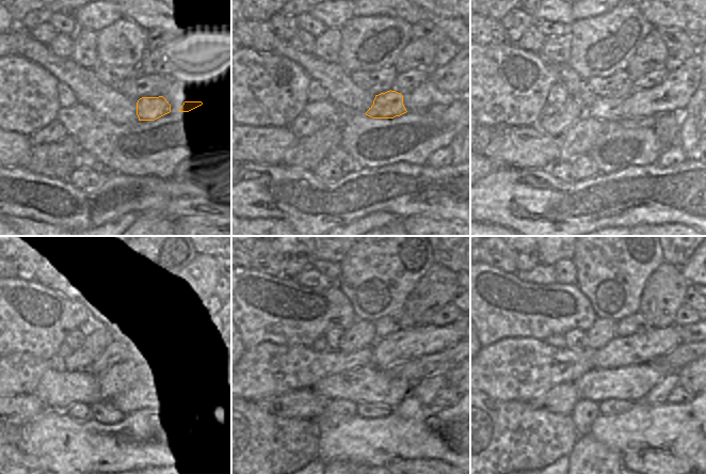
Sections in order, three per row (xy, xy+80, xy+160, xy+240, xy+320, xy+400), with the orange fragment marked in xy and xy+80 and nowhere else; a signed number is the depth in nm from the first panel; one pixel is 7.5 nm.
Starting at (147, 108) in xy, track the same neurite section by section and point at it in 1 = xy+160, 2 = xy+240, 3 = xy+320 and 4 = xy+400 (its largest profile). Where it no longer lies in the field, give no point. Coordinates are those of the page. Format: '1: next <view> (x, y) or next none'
1: next xy+160 (604, 108)
2: next xy+240 (121, 348)
3: next xy+320 (268, 369)
4: next xy+400 (519, 369)

